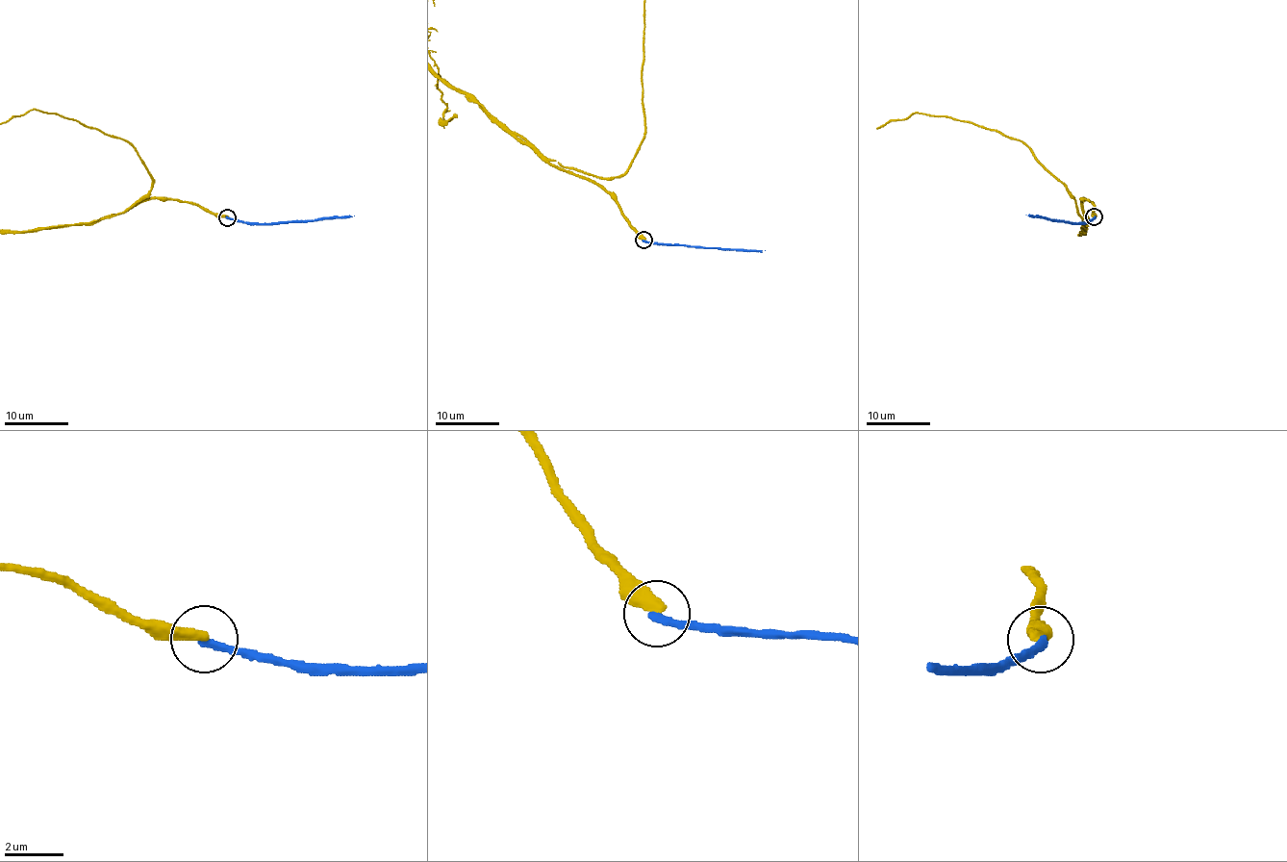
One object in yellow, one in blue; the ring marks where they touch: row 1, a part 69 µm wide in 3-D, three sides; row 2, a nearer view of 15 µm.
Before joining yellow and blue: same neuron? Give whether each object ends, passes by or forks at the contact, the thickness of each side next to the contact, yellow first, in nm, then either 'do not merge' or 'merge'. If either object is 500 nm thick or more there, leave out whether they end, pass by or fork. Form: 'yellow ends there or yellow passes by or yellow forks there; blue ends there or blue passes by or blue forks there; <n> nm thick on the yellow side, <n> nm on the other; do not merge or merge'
yellow ends there; blue ends there; 400 nm thick on the yellow side, 260 nm on the other; do not merge

